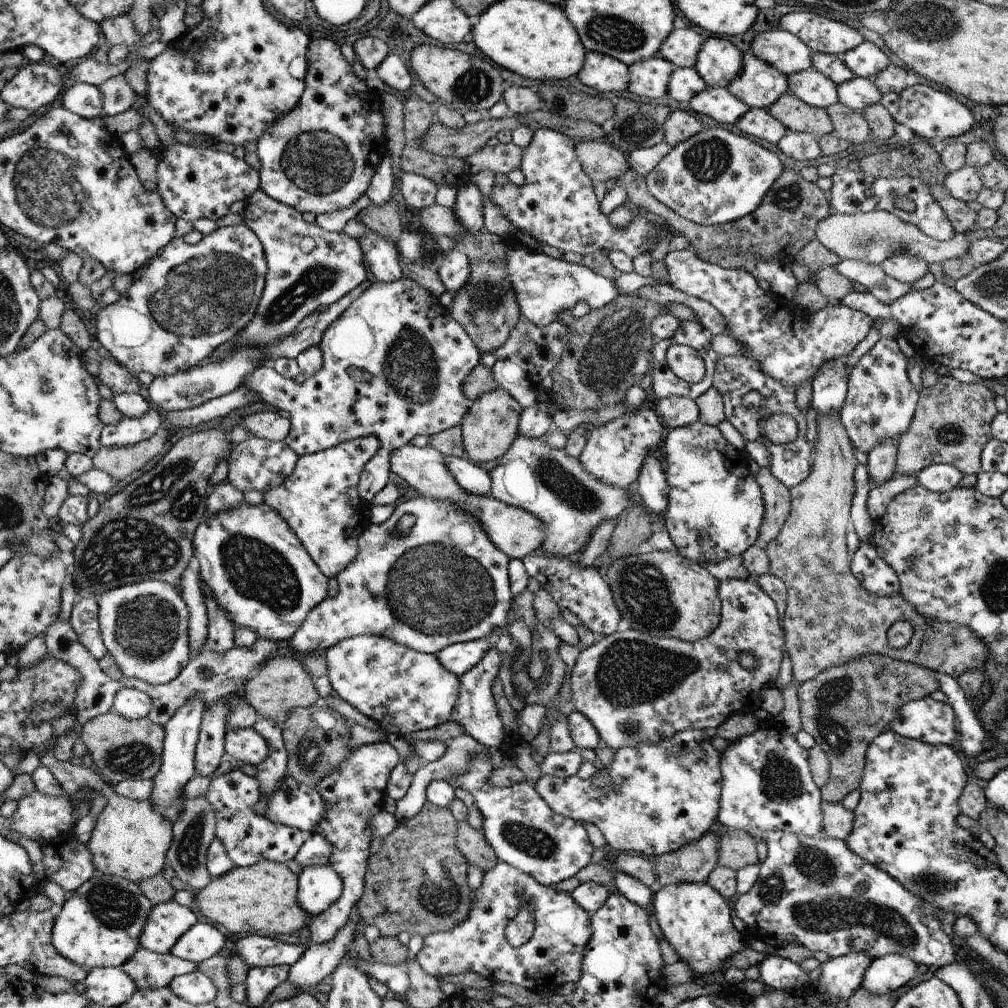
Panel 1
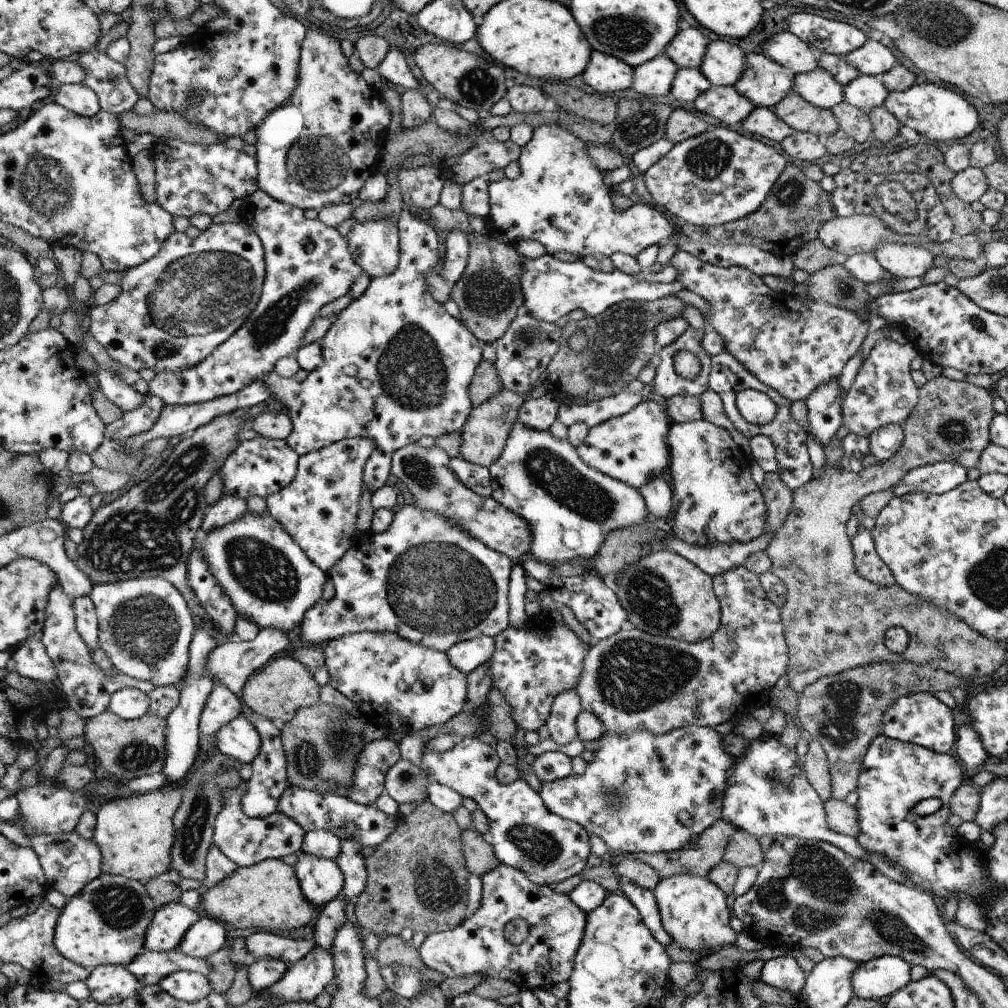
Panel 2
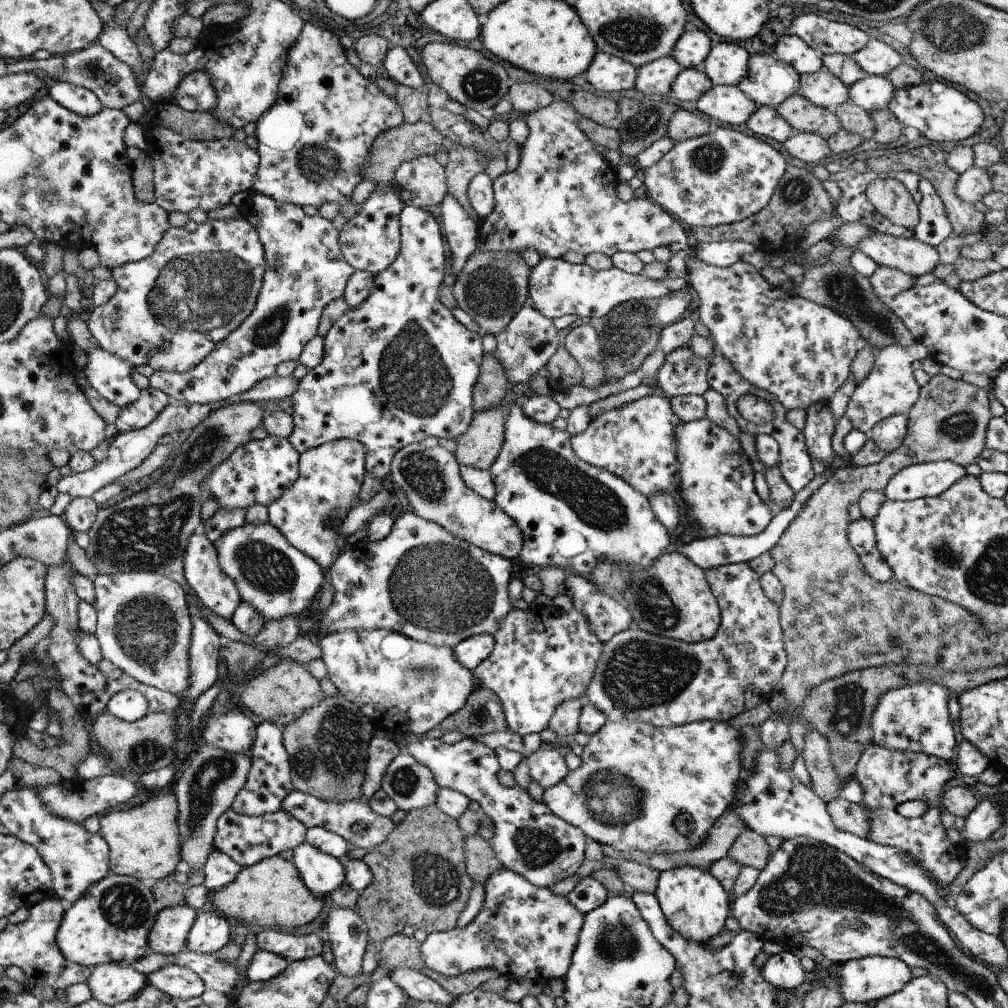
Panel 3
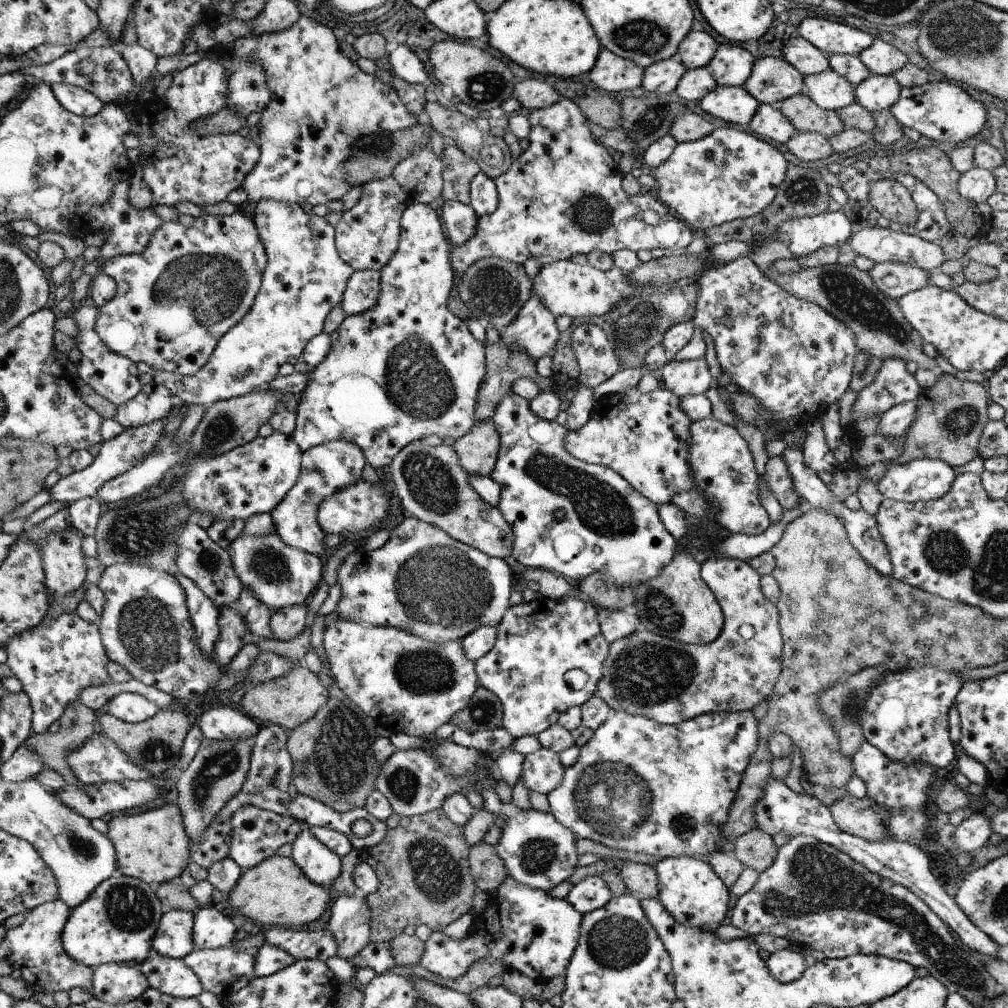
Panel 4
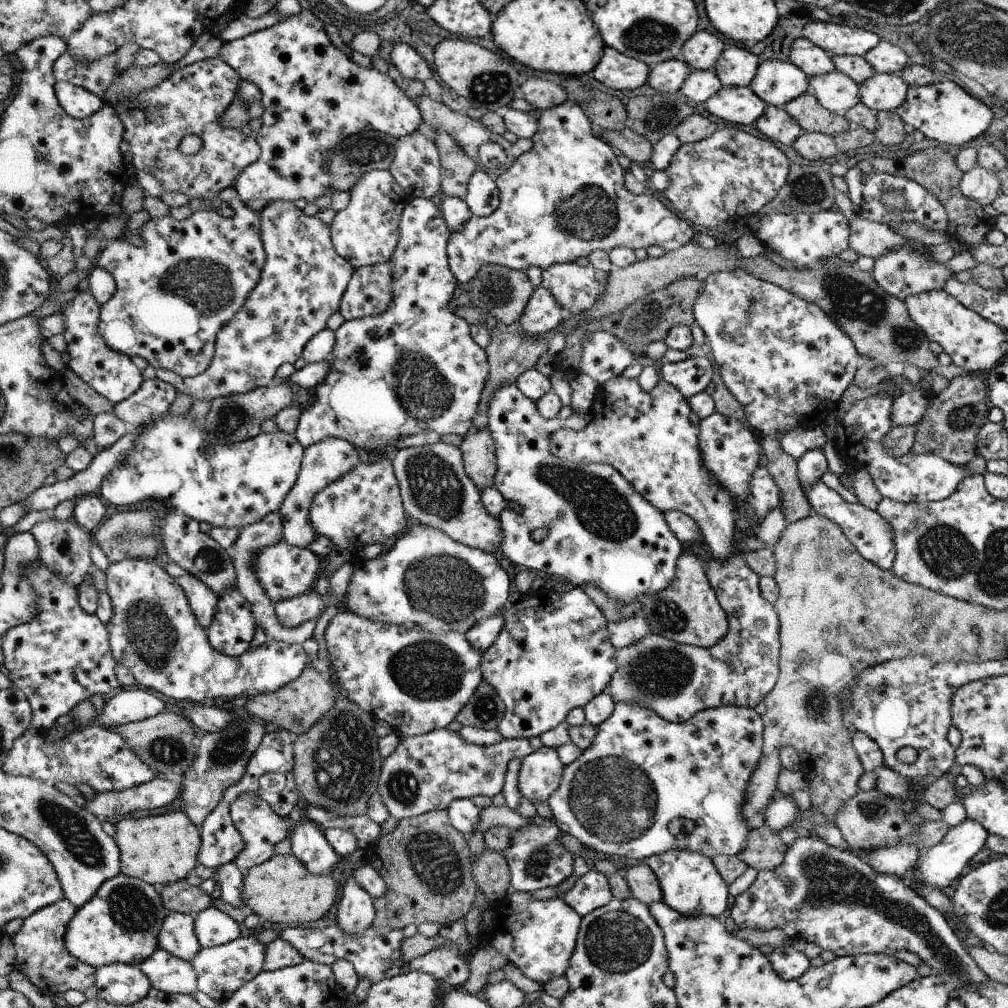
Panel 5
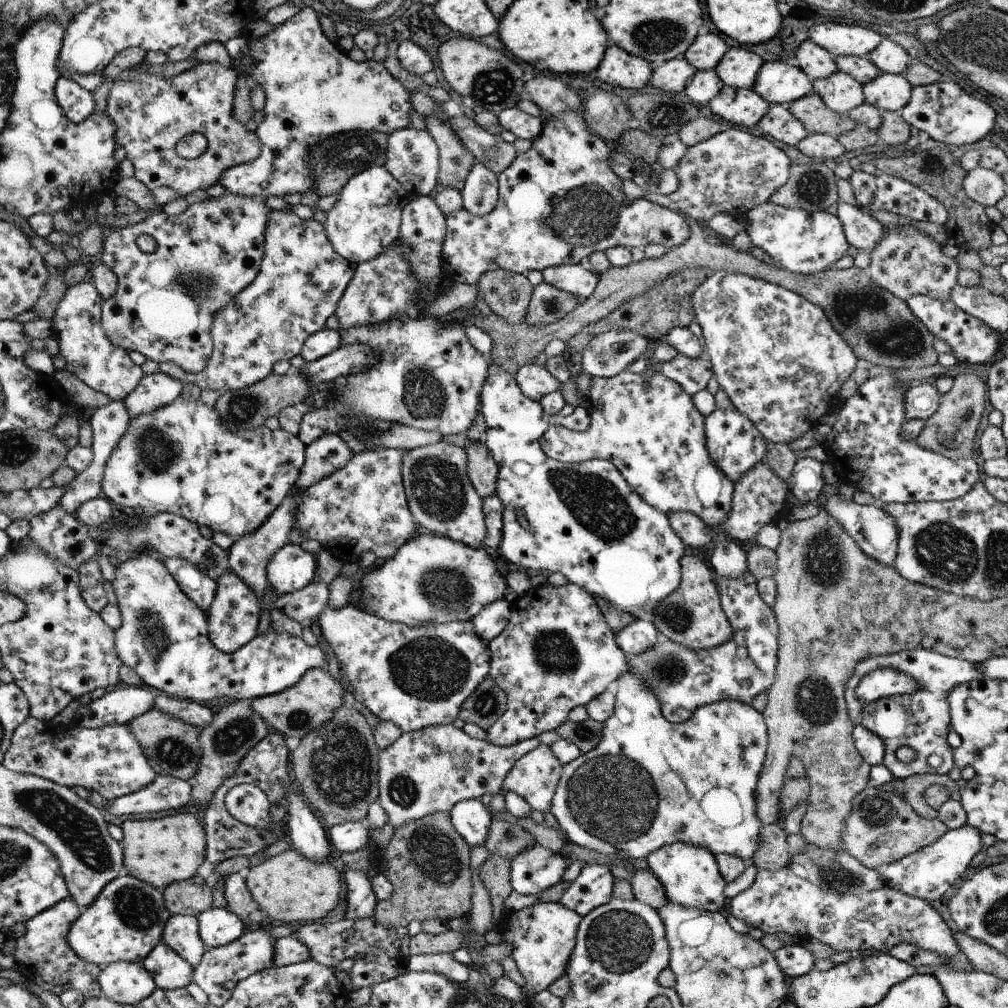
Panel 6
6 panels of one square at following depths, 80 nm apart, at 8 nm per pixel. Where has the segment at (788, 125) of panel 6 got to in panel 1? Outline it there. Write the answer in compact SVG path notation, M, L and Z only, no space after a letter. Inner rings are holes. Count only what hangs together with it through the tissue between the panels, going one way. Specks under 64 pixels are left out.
M751 108L740 120L737 120L735 125L742 134L772 144L777 144L788 132L787 128L769 113L768 108Z

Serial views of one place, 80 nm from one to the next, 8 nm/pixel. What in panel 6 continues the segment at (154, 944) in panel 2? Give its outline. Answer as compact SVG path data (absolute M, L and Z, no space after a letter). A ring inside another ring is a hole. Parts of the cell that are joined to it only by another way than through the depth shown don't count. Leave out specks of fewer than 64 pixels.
M174 915L166 923L162 941L189 961L194 970L207 950L199 932L199 920L192 915Z

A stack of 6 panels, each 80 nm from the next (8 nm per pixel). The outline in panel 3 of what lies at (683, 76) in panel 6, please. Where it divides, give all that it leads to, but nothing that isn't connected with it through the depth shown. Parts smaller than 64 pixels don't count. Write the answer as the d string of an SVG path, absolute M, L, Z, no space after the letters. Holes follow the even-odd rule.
M672 56L653 60L638 68L635 89L646 96L651 94L666 96L683 70L683 66Z

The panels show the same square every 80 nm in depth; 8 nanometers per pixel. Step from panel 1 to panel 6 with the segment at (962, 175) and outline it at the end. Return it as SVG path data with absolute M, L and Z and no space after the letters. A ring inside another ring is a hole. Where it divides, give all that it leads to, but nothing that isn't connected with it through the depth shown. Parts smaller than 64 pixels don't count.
M978 165L963 180L964 192L983 207L994 206L1005 194L1004 179L995 170Z

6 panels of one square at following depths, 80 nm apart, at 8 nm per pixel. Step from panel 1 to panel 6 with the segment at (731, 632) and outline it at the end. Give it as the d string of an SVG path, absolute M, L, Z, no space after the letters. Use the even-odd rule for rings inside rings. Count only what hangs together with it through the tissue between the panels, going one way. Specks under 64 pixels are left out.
M748 570L741 577L718 577L723 608L734 628L733 638L720 647L693 649L661 635L653 647L627 656L627 672L639 677L660 698L666 720L681 723L701 706L721 700L751 705L775 681L779 626L773 611L757 589L757 579Z

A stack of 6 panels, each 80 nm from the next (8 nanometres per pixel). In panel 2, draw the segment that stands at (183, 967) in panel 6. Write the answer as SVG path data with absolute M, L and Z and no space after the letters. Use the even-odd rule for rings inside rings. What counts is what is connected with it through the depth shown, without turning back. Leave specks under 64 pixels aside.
M198 971L175 972L164 977L158 985L174 998L189 1003L206 999L213 990L209 979Z

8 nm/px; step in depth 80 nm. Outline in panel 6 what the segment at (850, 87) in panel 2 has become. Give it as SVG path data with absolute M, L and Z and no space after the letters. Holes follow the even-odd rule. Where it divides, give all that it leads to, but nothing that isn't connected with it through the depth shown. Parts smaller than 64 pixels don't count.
M880 73L876 78L865 82L865 102L880 111L899 112L911 97L913 86L904 73Z

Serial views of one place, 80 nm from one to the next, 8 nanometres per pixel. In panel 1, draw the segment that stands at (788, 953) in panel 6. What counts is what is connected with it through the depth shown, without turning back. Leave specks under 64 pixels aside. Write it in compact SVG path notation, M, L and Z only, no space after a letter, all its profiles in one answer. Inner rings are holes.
M766 955L757 965L763 986L783 991L793 991L810 983L808 973L798 963L777 955Z

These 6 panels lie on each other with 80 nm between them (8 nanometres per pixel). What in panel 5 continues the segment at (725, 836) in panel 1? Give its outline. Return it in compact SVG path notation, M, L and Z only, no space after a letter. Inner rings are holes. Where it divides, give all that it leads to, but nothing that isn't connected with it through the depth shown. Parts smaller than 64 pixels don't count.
M765 824L752 829L745 840L745 849L739 854L748 867L771 870L782 861L788 847L782 843L779 833Z

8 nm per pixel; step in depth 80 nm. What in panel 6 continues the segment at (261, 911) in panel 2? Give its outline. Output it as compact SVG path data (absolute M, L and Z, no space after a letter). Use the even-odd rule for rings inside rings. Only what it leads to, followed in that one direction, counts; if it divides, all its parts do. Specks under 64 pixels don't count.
M294 849L279 853L269 859L262 860L258 864L249 867L250 873L245 879L247 887L252 894L252 898L258 904L259 910L262 910L265 917L270 920L280 920L280 922L314 922L324 918L330 910L336 908L338 900L340 900L340 876L334 870L334 866L326 860L324 863L314 863L308 860Z

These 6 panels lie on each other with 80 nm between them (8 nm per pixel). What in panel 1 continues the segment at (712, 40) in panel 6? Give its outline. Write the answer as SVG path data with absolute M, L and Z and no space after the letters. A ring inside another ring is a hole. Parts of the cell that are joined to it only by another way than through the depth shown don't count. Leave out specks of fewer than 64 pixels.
M692 28L674 29L658 49L658 56L665 57L676 67L693 67L702 46L702 36Z

